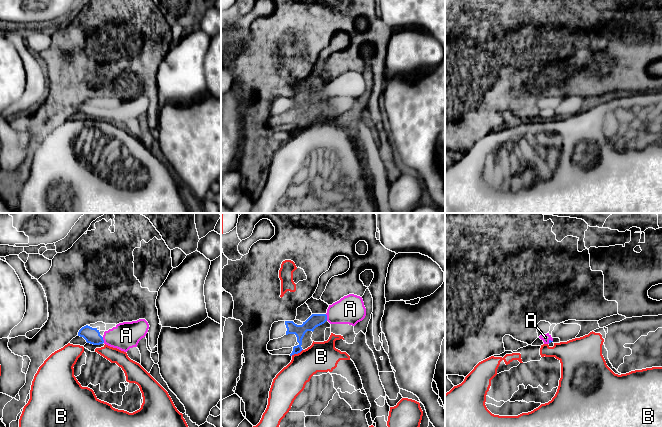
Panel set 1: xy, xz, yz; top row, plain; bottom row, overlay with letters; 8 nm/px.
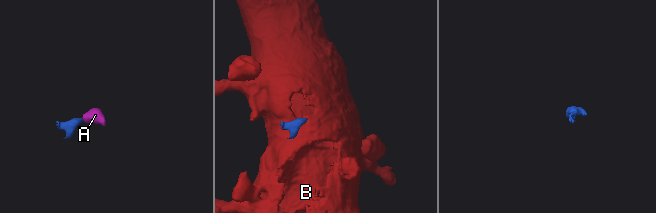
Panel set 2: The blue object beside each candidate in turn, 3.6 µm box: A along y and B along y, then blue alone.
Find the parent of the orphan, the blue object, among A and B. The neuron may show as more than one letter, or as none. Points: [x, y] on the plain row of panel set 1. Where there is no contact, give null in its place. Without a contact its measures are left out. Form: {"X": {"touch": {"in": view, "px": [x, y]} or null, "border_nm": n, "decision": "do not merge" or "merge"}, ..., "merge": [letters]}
{"A": {"touch": {"in": "xz", "px": [326, 93]}, "border_nm": 60, "decision": "merge"}, "B": {"touch": {"in": "xz", "px": [296, 129]}, "border_nm": 110, "decision": "do not merge"}, "merge": ["A"]}

